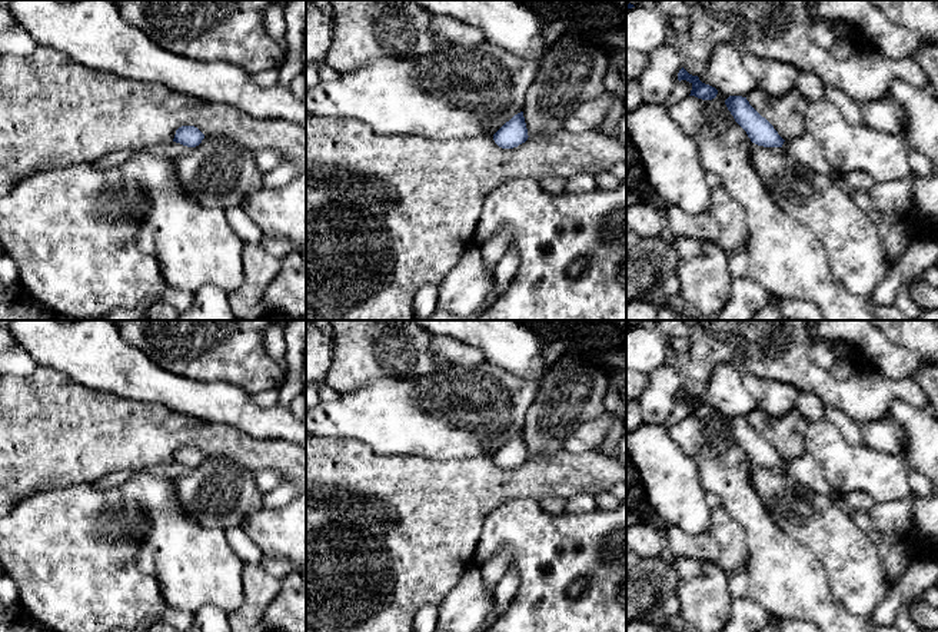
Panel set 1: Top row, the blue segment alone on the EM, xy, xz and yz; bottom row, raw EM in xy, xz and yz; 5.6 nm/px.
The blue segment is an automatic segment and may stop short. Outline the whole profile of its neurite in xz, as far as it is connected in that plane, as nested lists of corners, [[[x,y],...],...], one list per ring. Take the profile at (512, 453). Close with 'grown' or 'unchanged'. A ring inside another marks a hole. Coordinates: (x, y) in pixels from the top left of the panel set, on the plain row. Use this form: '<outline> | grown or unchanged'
[[[523,432],[515,435],[495,455],[495,463],[502,469],[513,469],[528,460],[528,449]]] | unchanged

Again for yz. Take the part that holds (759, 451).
[[[729,416],[725,425],[752,463],[764,468],[781,468],[794,480],[829,499],[844,496],[824,478],[821,465],[808,452],[799,458],[784,460],[774,446],[749,425],[746,418]]] | grown

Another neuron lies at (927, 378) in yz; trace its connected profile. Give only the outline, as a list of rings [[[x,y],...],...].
[[[927,365],[909,376],[928,396],[929,408],[938,416],[938,366]]]

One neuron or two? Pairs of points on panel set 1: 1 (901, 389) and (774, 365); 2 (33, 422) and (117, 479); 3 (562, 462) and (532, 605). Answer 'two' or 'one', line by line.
1: one
2: two
3: two

